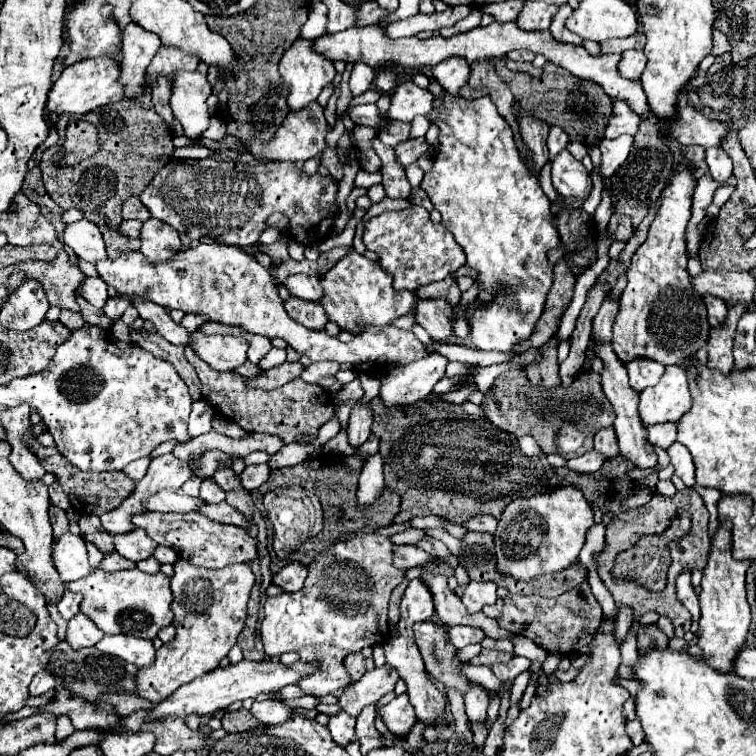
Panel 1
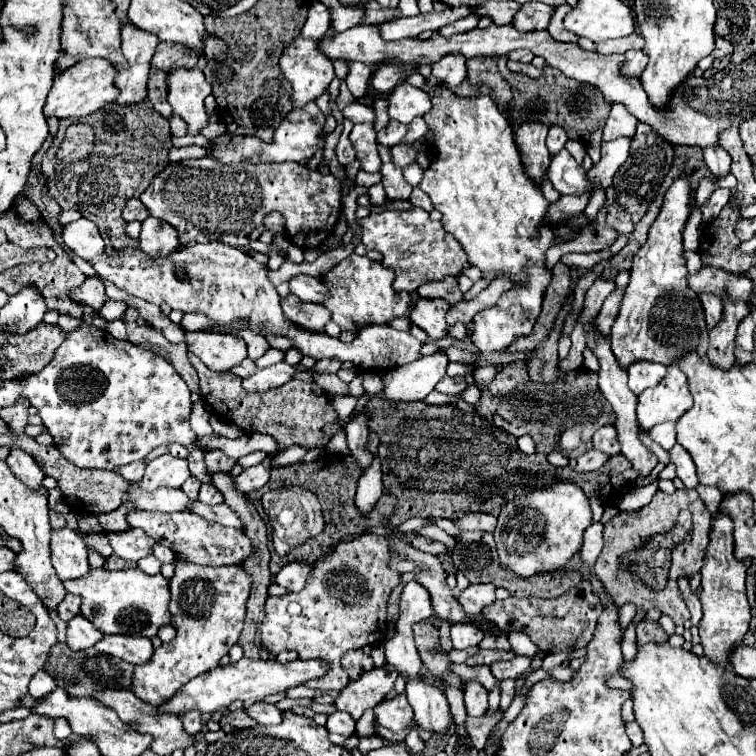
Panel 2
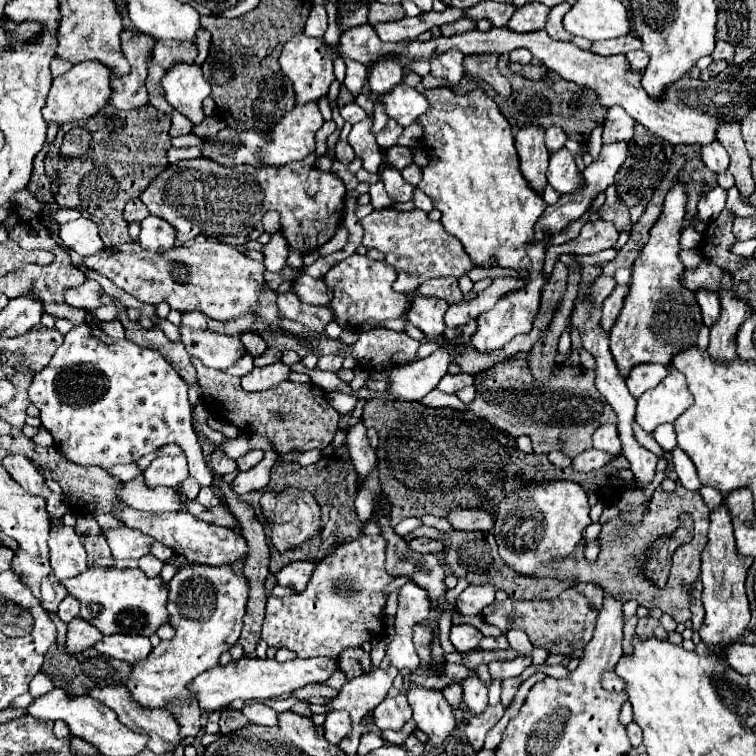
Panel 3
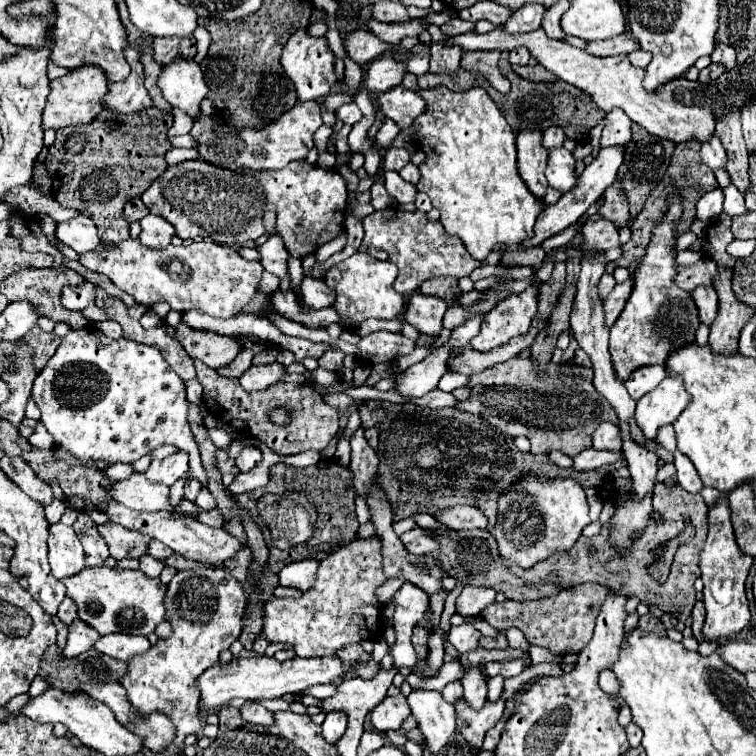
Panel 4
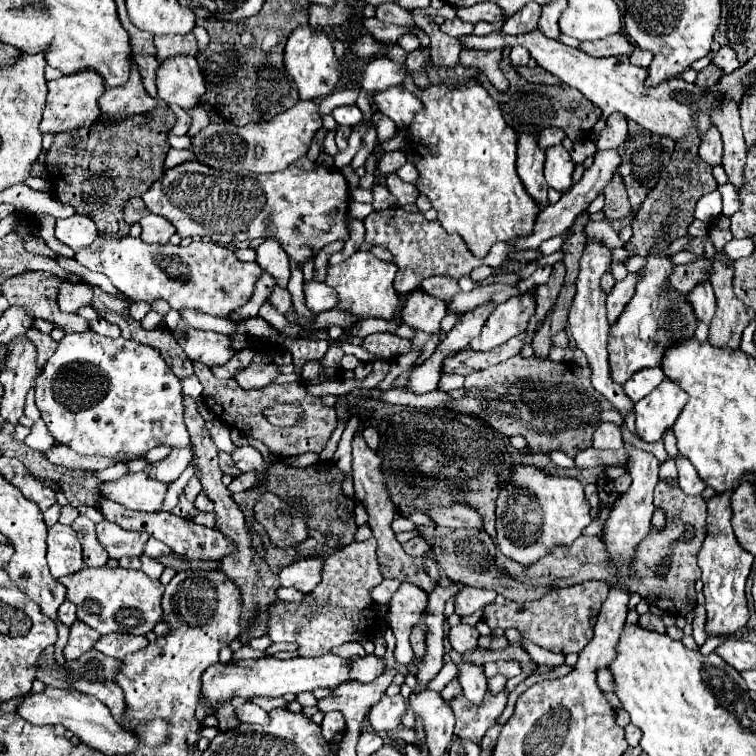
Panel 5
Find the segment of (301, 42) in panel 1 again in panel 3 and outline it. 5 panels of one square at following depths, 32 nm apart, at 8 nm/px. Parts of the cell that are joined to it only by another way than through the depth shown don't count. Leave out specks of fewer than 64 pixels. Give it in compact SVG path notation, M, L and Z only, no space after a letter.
M300 32L290 42L286 42L286 46L280 54L280 66L282 66L282 72L294 84L296 104L306 104L310 100L320 100L322 96L328 94L330 84L336 80L332 60L334 60L334 56L326 50L326 44L324 44L322 38L308 38Z

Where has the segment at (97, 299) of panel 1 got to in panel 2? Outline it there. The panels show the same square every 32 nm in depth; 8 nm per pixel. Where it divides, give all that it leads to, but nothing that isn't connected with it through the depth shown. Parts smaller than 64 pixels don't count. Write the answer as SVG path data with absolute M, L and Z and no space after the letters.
M86 278L86 282L70 292L70 300L82 306L90 306L98 310L106 302L104 284L98 278Z

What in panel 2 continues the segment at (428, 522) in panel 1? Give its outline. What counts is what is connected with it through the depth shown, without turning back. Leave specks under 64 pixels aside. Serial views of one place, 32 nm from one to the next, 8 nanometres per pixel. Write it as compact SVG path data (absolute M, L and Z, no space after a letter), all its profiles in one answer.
M408 518L406 522L402 522L398 526L398 534L408 534L408 532L414 532L414 530L418 530L422 526L428 526L428 522L424 518Z

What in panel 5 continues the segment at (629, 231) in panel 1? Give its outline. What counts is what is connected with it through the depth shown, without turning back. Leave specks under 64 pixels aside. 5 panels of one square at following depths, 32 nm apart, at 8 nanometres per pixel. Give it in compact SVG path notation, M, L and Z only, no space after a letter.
M618 170L614 172L612 182L604 188L604 196L606 196L606 206L604 206L606 218L620 218L626 212L630 212L630 200L628 200L628 194L626 194L626 188Z

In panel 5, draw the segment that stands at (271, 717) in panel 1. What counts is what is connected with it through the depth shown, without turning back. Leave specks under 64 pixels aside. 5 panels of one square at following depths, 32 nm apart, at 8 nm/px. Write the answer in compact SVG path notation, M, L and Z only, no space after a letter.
M246 702L244 706L236 708L236 718L244 724L266 724L266 722L270 722L268 714L252 702Z

